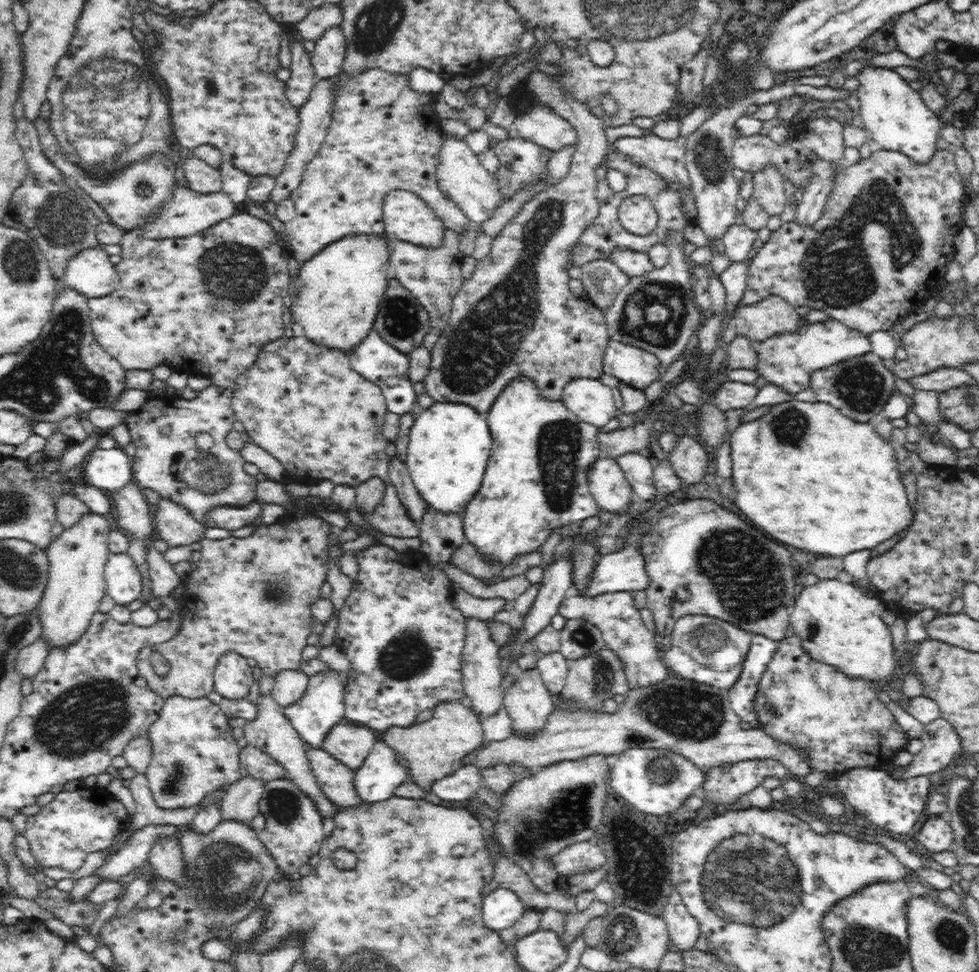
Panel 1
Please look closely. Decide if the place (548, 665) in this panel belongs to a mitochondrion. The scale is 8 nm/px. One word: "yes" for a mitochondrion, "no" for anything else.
no

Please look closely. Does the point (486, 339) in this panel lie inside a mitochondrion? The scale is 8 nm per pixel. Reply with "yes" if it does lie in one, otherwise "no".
yes

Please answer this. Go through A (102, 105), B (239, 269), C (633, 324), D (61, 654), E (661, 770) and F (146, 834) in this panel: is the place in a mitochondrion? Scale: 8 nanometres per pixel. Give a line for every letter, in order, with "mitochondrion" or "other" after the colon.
A: mitochondrion
B: mitochondrion
C: mitochondrion
D: other
E: mitochondrion
F: other

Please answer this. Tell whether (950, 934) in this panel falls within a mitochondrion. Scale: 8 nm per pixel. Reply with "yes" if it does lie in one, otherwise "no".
yes

